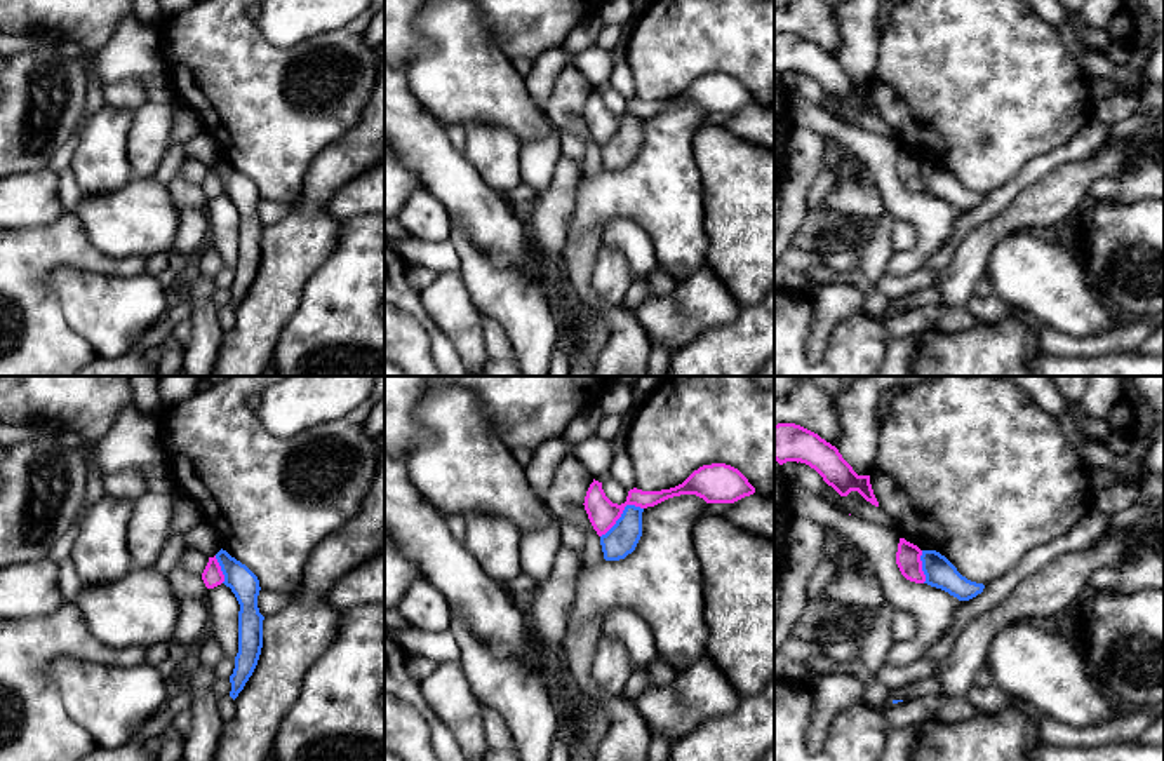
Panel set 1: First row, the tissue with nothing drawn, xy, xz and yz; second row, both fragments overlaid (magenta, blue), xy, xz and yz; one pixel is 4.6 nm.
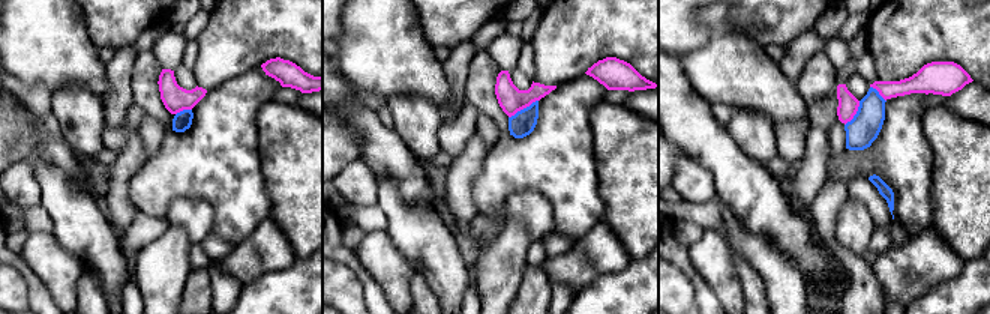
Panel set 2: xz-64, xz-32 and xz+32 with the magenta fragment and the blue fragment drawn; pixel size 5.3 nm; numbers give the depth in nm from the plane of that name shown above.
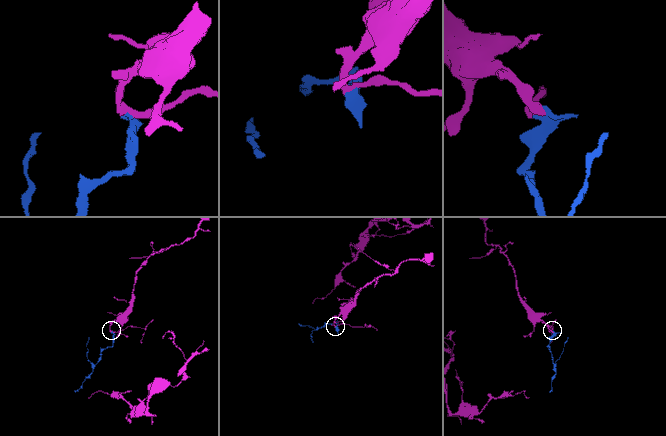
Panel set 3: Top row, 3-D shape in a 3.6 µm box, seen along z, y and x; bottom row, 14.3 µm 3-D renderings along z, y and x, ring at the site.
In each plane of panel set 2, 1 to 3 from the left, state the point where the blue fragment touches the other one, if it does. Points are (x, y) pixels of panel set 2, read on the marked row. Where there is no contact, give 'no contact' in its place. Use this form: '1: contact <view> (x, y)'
1: contact xz-64 (183, 108)
2: contact xz-32 (522, 108)
3: contact xz+32 (855, 113)

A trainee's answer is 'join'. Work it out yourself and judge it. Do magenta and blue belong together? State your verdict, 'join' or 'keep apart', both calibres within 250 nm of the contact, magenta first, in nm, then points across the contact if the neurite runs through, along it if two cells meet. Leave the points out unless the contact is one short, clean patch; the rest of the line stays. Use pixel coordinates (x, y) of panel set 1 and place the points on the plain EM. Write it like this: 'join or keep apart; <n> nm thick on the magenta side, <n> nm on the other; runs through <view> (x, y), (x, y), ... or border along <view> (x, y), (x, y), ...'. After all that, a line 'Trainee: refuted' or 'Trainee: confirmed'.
keep apart; 140 nm thick on the magenta side, 150 nm on the other; border along xz (642, 117), (627, 115), (622, 126), (601, 147)
Trainee: refuted

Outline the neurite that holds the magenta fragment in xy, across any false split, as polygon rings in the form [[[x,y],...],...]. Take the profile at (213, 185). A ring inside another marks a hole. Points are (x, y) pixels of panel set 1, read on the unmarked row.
[[[216,165],[209,167],[209,172],[202,183],[202,190],[207,199],[214,199],[224,192],[224,185],[221,181],[221,176],[219,176]]]

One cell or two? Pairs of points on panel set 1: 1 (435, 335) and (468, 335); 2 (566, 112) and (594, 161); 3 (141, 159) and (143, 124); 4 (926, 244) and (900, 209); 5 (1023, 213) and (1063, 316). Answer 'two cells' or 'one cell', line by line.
1: two cells
2: one cell
3: one cell
4: one cell
5: two cells

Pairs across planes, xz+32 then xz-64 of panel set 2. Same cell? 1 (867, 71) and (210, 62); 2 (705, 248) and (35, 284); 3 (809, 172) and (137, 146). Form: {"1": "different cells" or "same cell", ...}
{"1": "different cells", "2": "different cells", "3": "same cell"}

